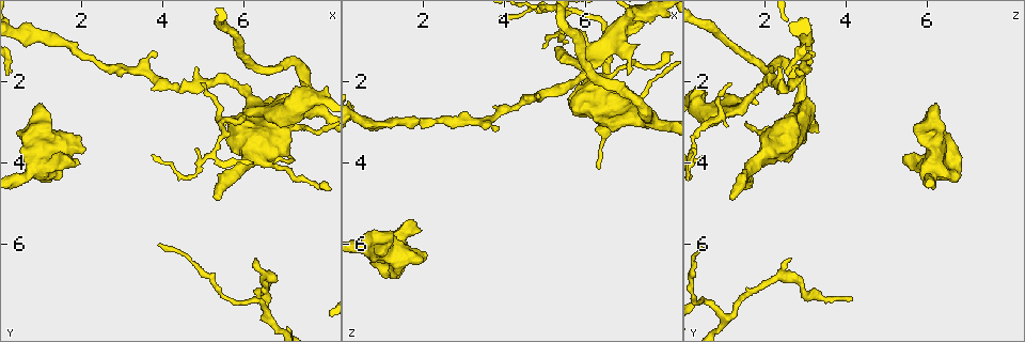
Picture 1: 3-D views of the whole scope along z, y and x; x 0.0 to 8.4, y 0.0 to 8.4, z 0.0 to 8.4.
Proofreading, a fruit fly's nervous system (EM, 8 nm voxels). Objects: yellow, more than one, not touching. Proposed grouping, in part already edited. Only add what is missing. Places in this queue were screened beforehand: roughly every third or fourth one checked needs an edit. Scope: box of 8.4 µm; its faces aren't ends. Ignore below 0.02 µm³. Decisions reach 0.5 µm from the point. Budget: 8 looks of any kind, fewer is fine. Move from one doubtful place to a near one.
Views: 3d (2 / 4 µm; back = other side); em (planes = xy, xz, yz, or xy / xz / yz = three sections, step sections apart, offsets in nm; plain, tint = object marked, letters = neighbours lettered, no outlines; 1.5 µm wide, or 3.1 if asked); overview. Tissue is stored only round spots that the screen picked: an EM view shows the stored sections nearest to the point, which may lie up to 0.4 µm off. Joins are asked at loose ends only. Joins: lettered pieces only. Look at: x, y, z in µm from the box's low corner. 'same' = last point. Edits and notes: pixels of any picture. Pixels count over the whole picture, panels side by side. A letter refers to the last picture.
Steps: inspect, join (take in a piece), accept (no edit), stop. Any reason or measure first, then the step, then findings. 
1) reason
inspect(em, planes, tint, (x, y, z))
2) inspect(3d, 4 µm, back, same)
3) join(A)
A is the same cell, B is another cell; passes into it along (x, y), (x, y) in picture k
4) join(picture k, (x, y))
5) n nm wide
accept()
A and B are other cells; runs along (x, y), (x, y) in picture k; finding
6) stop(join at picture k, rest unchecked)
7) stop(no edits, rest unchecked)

free end
inspect(em, planes, letters, (5.20, 4.85, 1.15))

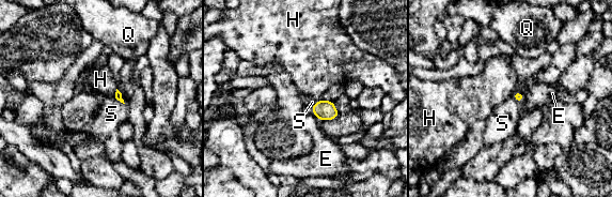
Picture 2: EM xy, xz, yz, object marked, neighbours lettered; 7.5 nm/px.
join(S)
S is the same cell, E, H and Q are other cells; passes into it along (118, 96), (119, 100), (111, 114) in picture 2; the neuron continues

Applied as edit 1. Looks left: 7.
redraw
inspect(overview)

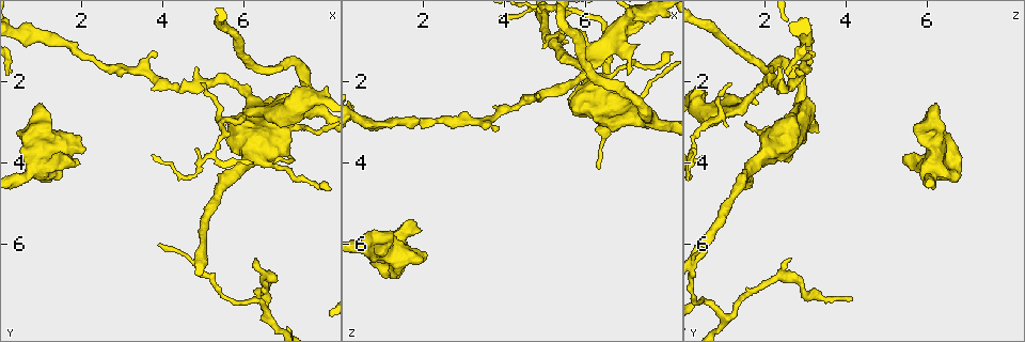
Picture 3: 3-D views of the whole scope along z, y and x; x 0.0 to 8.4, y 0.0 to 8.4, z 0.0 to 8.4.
tapers out
inspect(em, planes, letters, (3.90, 1.35, 3.20))

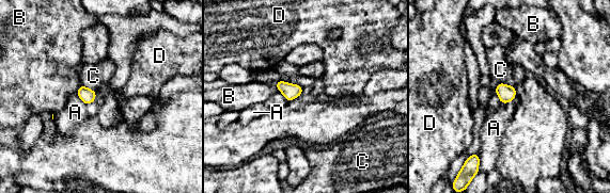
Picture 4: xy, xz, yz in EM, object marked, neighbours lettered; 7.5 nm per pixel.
110 nm wide; A touches over 140 nm
accept()
A, B, C and D are other cells; no lettered piece goes on from it

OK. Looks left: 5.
branch stops here
inspect(em, xz, step 4, tint, (1.00, 2.55, 6.25))

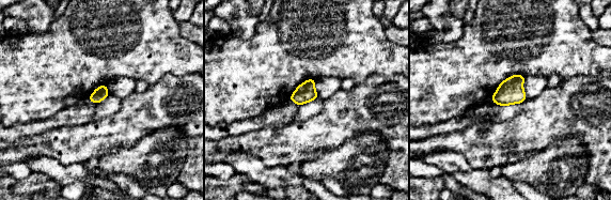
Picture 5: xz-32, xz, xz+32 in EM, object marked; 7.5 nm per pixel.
another direction
inspect(em, planes, letters, same)

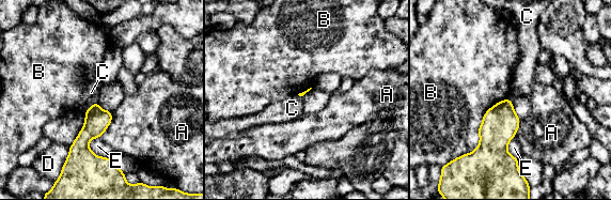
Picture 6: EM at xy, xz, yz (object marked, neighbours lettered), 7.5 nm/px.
B touches over 550 nm
accept()
A, B, C, D and E are other cells; border along (96, 101), (84, 111) in picture 6; no lettered piece goes on from it

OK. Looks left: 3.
stop(join at picture 2, rest unchecked)

